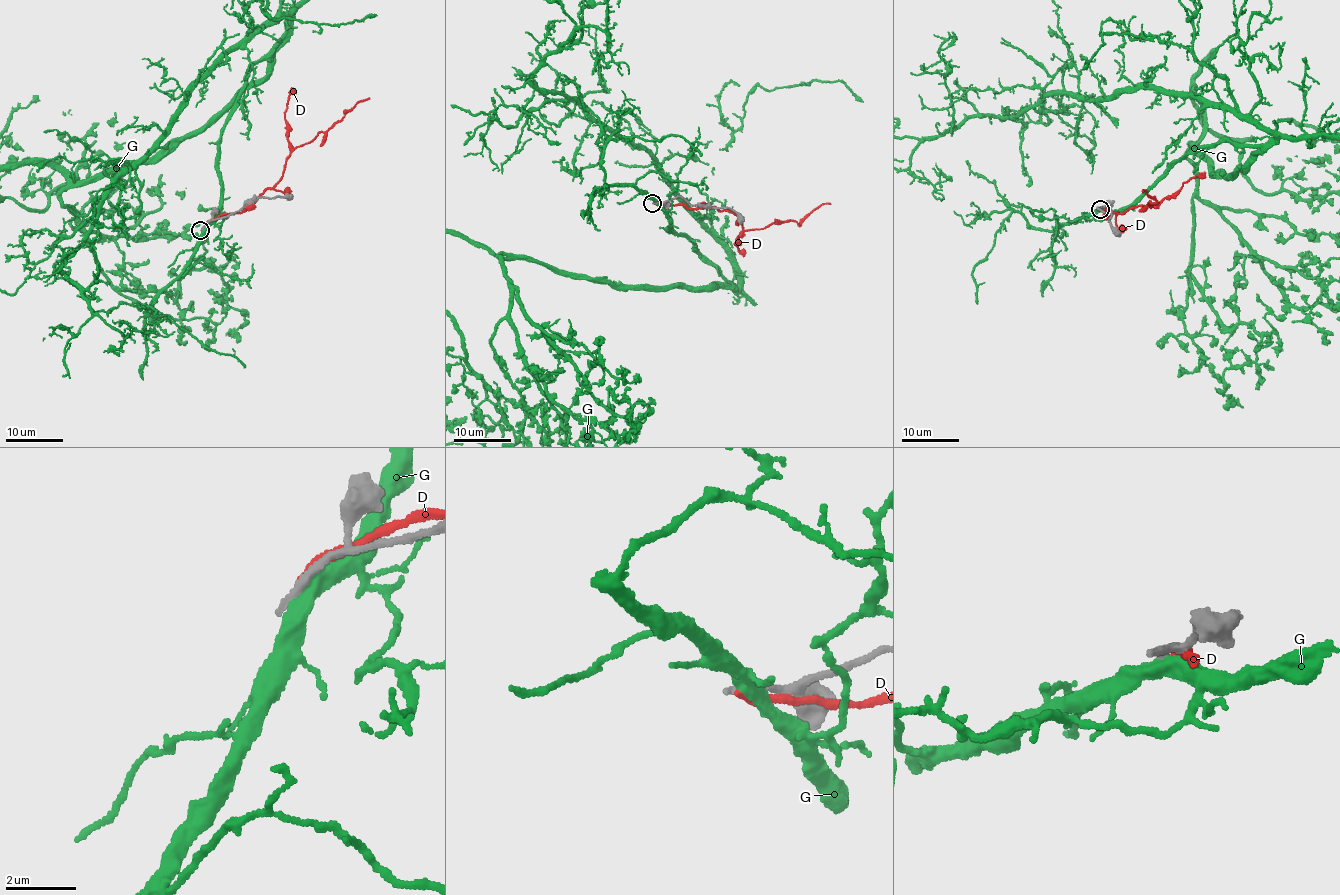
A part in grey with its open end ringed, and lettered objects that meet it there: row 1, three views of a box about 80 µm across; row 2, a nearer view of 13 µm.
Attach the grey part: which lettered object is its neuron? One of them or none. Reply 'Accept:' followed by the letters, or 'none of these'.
Accept: none of these

